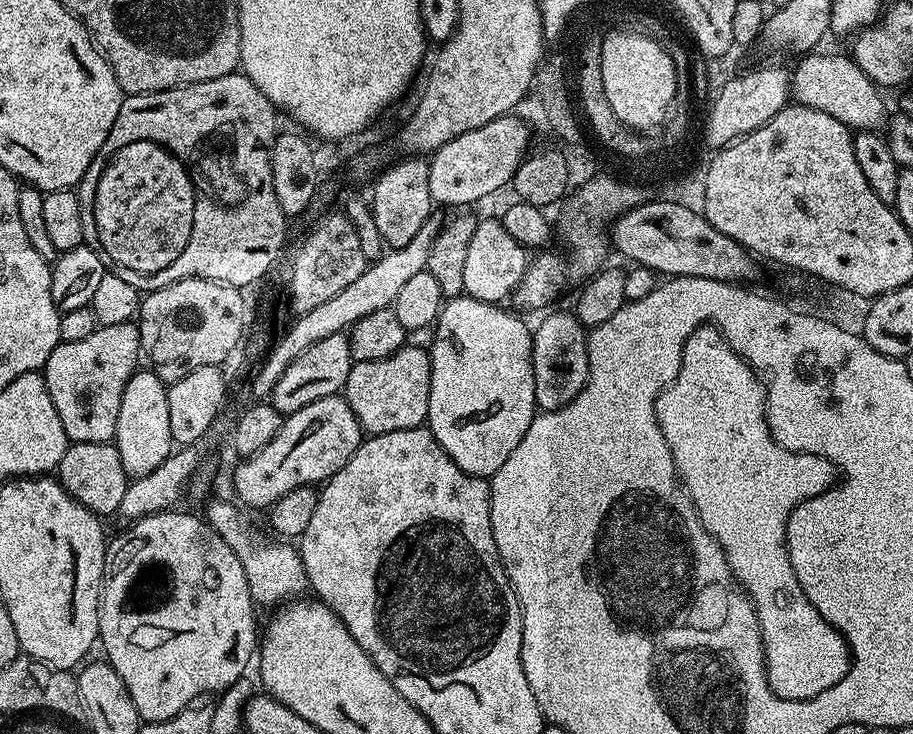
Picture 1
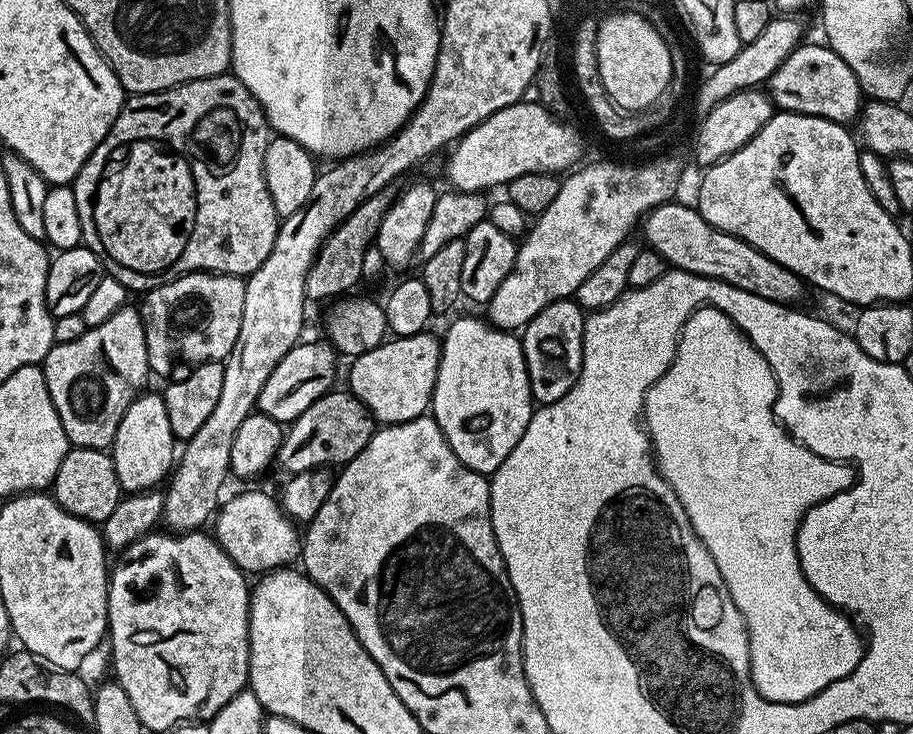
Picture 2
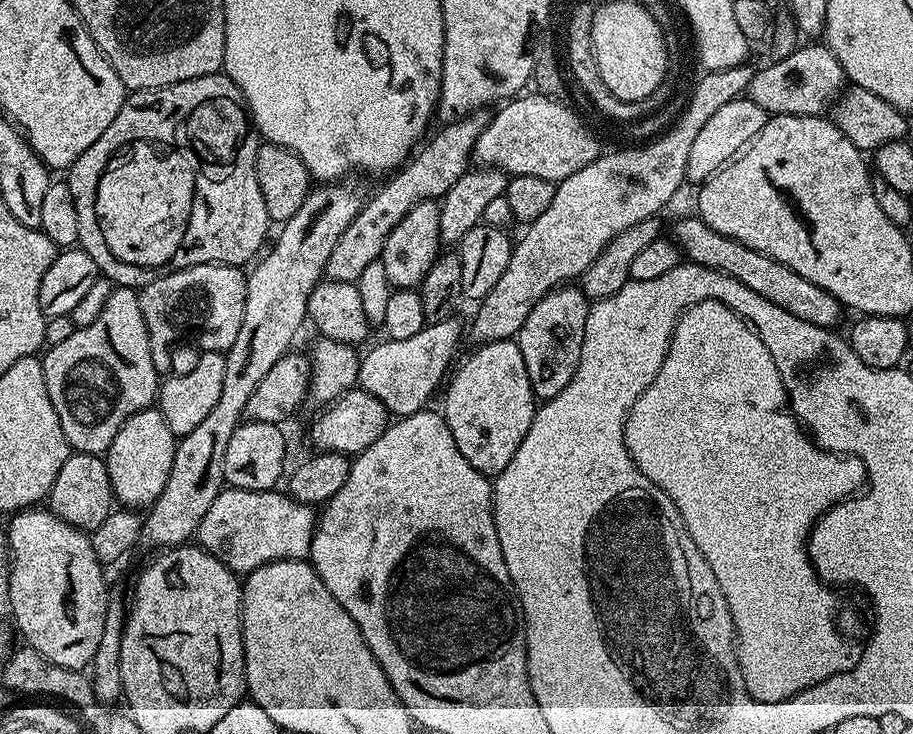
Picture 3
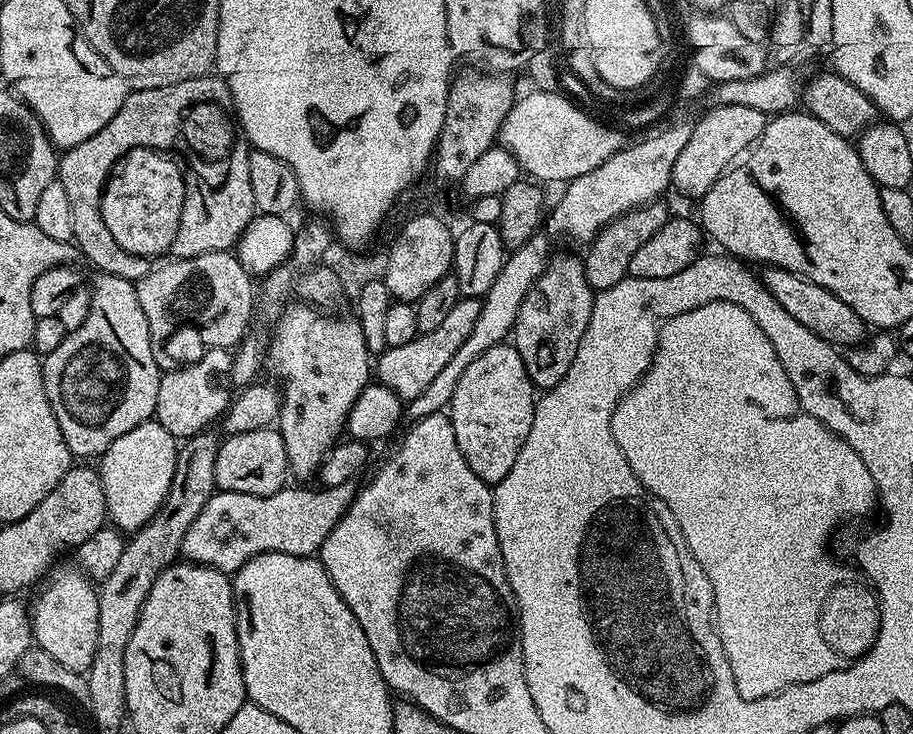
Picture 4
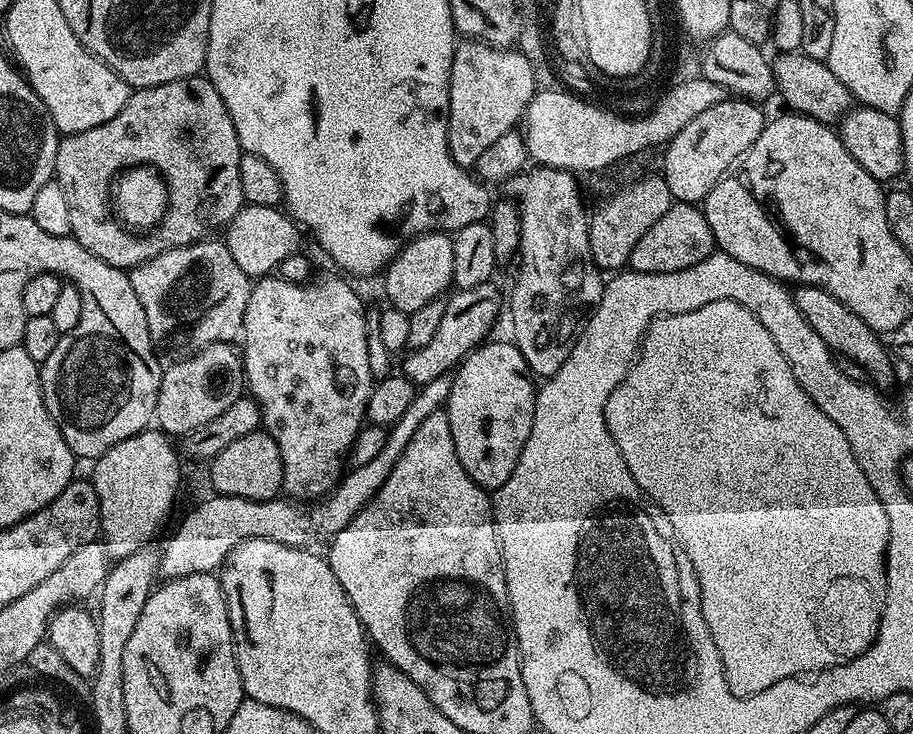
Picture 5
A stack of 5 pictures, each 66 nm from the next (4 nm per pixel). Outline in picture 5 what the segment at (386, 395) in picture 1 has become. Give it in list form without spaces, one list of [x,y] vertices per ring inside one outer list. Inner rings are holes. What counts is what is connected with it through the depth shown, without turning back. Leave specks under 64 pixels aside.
[[[489,282],[453,291],[447,297],[442,322],[438,325],[434,338],[430,338],[426,346],[411,349],[403,357],[403,375],[417,386],[429,384],[434,382],[434,378],[449,375],[461,360],[485,343],[489,339],[488,331],[495,326],[496,319],[500,316],[500,292],[494,285],[495,283]]]

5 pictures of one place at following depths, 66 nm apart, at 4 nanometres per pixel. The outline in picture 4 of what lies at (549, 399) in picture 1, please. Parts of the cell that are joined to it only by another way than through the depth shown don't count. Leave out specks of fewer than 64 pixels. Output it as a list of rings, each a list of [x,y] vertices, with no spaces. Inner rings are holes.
[[[553,255],[526,294],[518,310],[514,346],[526,366],[526,374],[537,389],[553,388],[566,378],[566,370],[570,370],[570,362],[574,362],[574,354],[578,354],[578,342],[582,342],[582,334],[586,334],[593,299],[594,290],[588,285],[584,261],[579,255]]]

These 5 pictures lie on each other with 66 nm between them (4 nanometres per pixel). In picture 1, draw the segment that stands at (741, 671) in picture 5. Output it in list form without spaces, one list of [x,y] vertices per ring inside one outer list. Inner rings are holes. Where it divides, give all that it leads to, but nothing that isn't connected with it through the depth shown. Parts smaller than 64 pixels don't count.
[[[711,326],[696,328],[690,334],[690,338],[686,338],[686,346],[682,350],[682,362],[680,363],[678,374],[674,378],[674,382],[668,385],[667,388],[663,388],[660,392],[660,397],[656,399],[656,417],[658,418],[658,426],[666,438],[666,446],[670,446],[670,454],[676,463],[677,477],[688,491],[688,496],[696,508],[696,513],[700,516],[702,526],[710,535],[716,537],[717,542],[722,546],[722,550],[728,559],[728,565],[732,567],[735,583],[748,593],[748,597],[752,600],[752,605],[756,608],[762,642],[764,643],[764,664],[766,666],[766,674],[768,675],[768,685],[772,687],[774,694],[778,694],[784,700],[809,700],[818,694],[822,694],[822,690],[830,690],[830,686],[842,682],[842,678],[848,672],[848,667],[852,665],[852,653],[849,649],[845,633],[841,629],[835,628],[824,617],[824,613],[814,610],[814,606],[810,606],[810,598],[806,598],[806,594],[794,574],[794,566],[790,566],[788,539],[786,538],[786,526],[788,525],[790,514],[802,502],[822,495],[828,488],[837,483],[837,465],[829,462],[824,456],[815,456],[809,452],[791,452],[782,446],[778,446],[778,442],[772,437],[772,431],[768,429],[765,381],[761,379],[756,369],[749,366],[728,345],[728,341],[725,340],[719,328]]]

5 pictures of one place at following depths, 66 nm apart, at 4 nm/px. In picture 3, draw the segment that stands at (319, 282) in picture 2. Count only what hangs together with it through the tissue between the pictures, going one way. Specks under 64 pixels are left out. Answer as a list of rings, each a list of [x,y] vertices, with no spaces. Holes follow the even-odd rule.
[[[469,114],[445,123],[444,129],[432,141],[429,139],[403,167],[391,173],[385,179],[388,181],[373,196],[371,193],[370,199],[360,209],[360,213],[352,219],[350,226],[346,226],[342,238],[338,238],[338,246],[330,250],[330,258],[324,267],[324,276],[327,279],[355,282],[358,274],[362,274],[362,270],[366,270],[370,262],[380,259],[382,246],[390,230],[394,230],[394,226],[418,202],[439,201],[448,193],[450,186],[454,186],[454,182],[458,182],[458,178],[462,178],[464,173],[469,171],[468,159],[470,161],[473,159],[480,131],[484,129],[486,123],[485,117],[482,117],[480,114]]]

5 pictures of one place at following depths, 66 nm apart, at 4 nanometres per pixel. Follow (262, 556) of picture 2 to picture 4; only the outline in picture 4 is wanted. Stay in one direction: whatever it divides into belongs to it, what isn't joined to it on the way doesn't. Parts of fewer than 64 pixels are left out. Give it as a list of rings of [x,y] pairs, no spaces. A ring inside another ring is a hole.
[[[349,482],[333,488],[320,486],[317,489],[317,492],[311,492],[308,488],[285,486],[269,496],[234,494],[219,490],[213,492],[206,506],[202,506],[202,510],[199,511],[198,518],[194,518],[190,530],[186,530],[186,536],[182,538],[180,551],[183,559],[193,564],[204,564],[208,568],[217,568],[225,574],[235,574],[247,560],[263,552],[281,552],[295,556],[312,556],[319,553],[322,542],[326,540],[330,530],[352,505],[358,488],[355,483]]]

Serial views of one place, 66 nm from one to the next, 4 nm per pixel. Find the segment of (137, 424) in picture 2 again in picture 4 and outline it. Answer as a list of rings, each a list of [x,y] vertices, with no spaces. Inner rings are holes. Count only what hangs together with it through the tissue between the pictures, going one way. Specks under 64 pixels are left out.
[[[155,418],[126,430],[122,438],[114,438],[98,460],[102,490],[106,494],[108,520],[125,534],[138,531],[162,506],[166,490],[174,478],[178,440]]]

